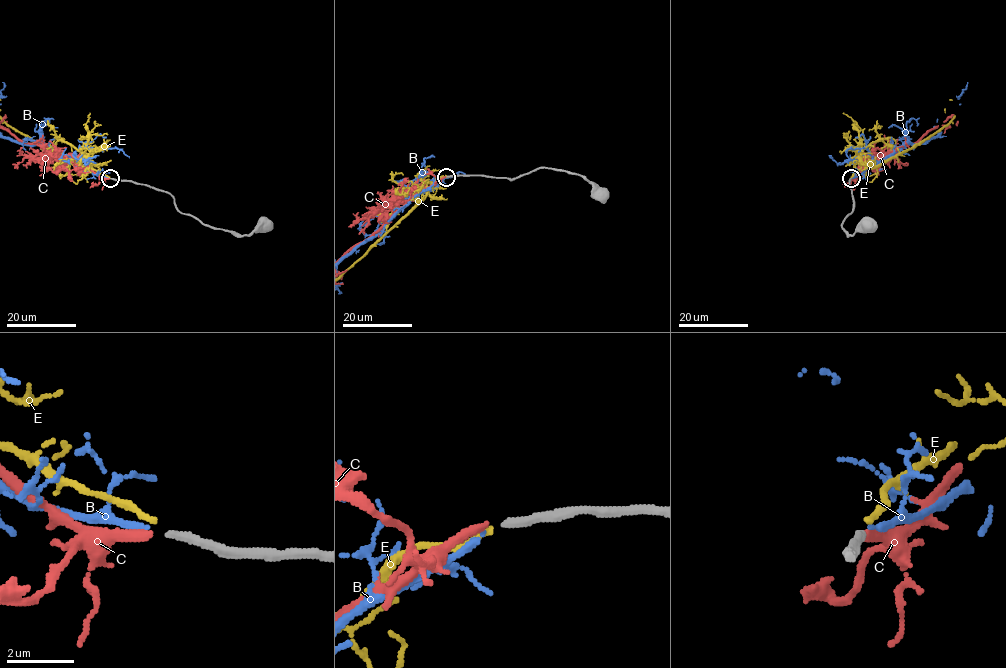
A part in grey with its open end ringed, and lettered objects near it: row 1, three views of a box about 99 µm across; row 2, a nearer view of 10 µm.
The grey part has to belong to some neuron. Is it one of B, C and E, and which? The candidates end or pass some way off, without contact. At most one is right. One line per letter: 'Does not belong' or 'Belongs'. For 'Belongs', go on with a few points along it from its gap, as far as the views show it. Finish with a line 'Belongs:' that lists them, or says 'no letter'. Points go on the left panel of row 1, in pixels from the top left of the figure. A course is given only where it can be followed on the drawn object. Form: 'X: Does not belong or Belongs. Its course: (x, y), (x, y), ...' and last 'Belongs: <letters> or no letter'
B: Does not belong
C: Belongs
E: Does not belong
Belongs: C

